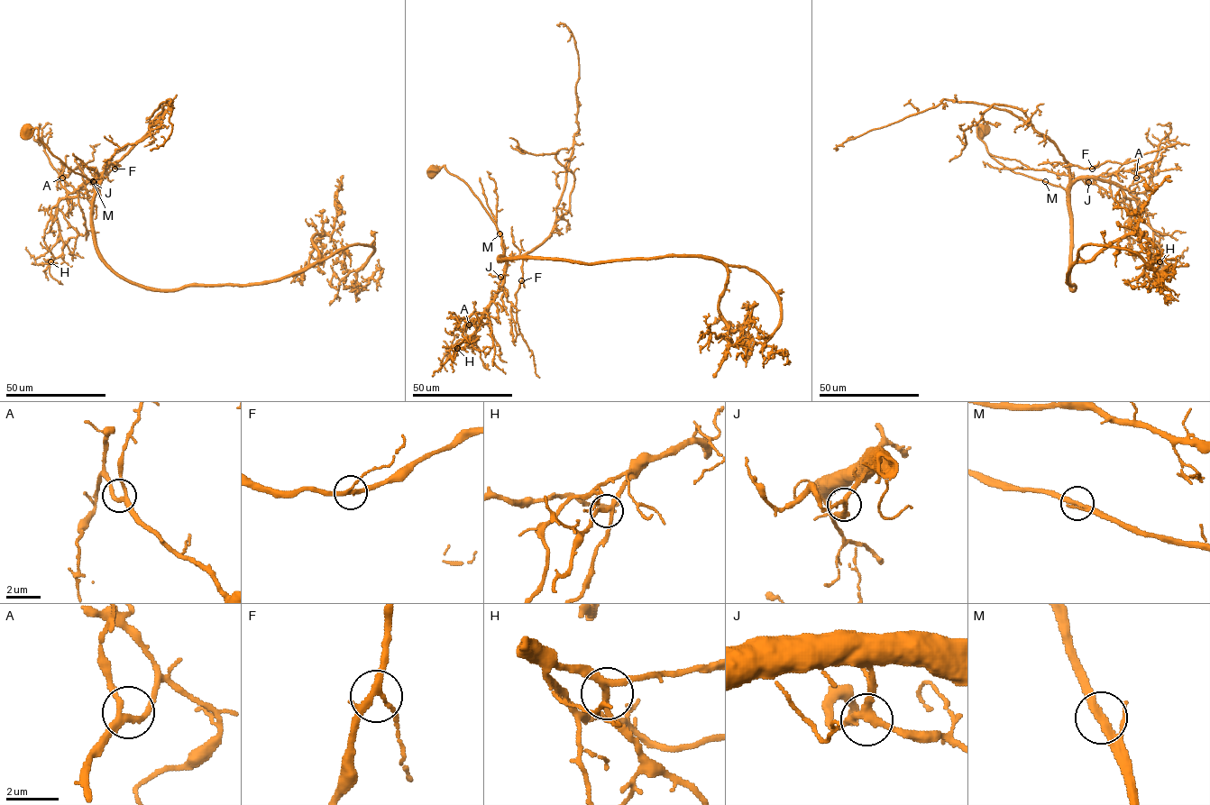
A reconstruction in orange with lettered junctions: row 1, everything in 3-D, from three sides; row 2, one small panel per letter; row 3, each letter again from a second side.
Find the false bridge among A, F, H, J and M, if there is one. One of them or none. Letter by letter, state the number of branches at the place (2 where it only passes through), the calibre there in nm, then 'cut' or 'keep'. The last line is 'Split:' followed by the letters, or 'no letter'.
A: 3 branches meet; 220 nm thick; keep
F: 3 branches meet; 240 nm thick; keep
H: 3 branches meet; 220 nm thick; keep
J: 3 branches meet; 260 nm thick; keep
M: 3 branches meet; 220 nm thick; keep
Split: no letter

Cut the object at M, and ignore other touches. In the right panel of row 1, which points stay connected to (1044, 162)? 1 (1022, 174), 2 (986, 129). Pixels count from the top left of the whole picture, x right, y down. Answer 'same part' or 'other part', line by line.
1: other part
2: other part

